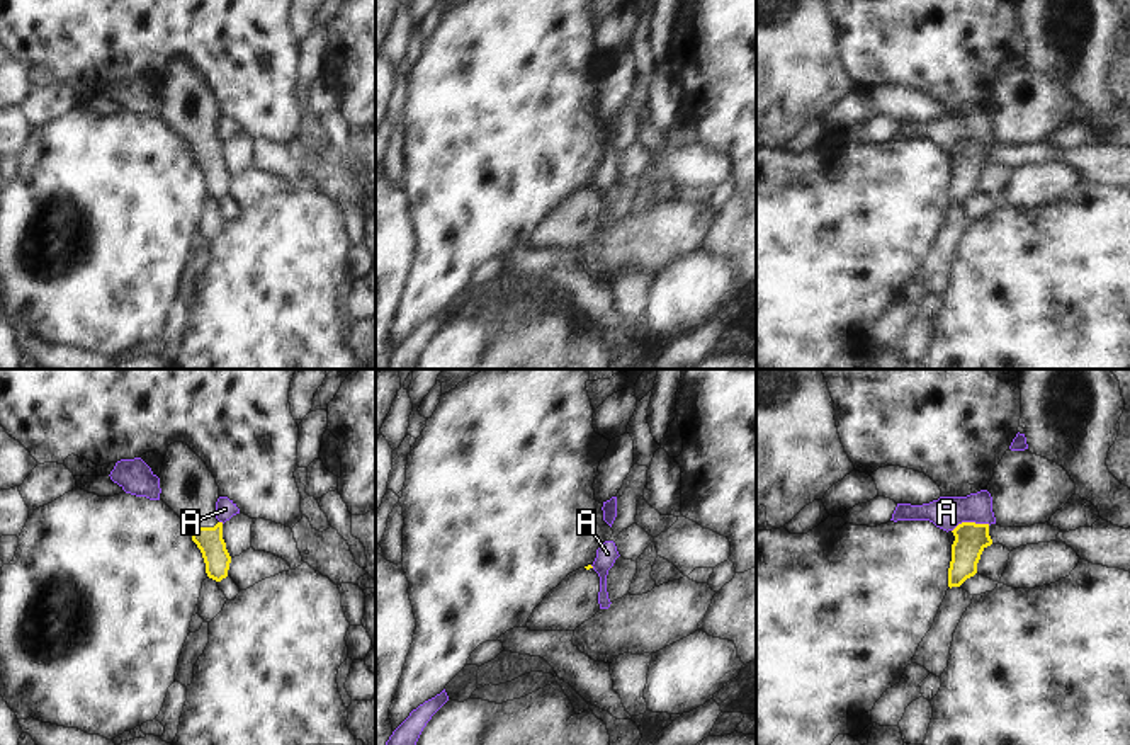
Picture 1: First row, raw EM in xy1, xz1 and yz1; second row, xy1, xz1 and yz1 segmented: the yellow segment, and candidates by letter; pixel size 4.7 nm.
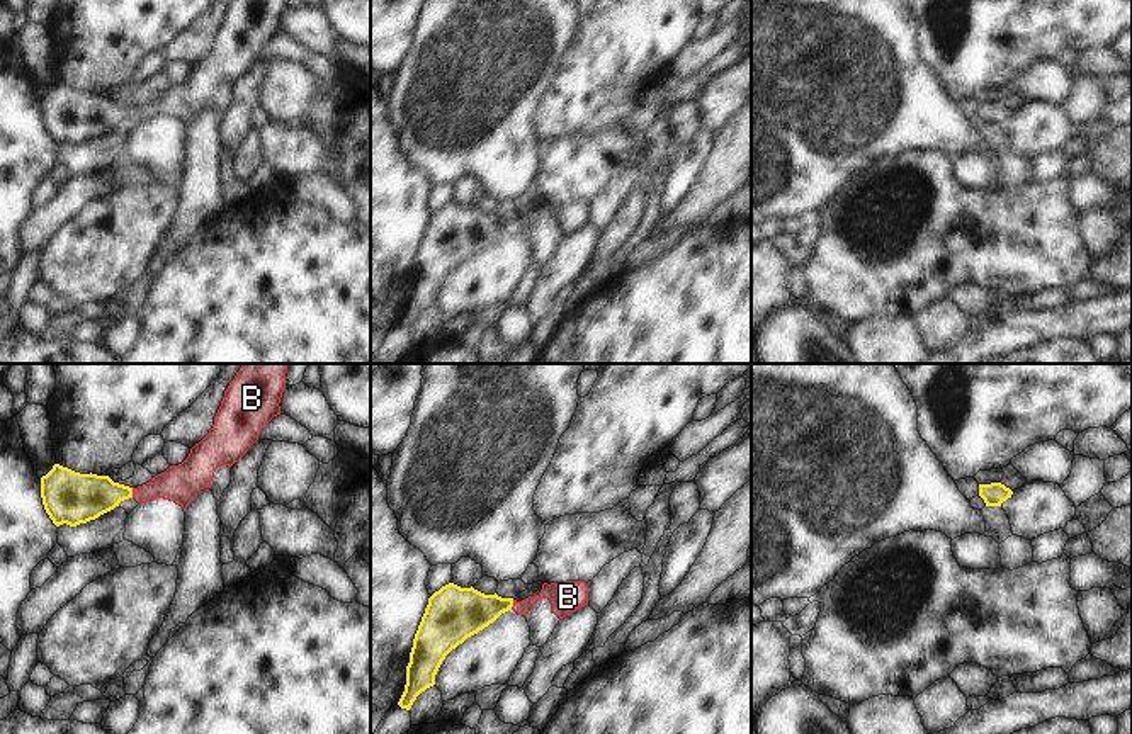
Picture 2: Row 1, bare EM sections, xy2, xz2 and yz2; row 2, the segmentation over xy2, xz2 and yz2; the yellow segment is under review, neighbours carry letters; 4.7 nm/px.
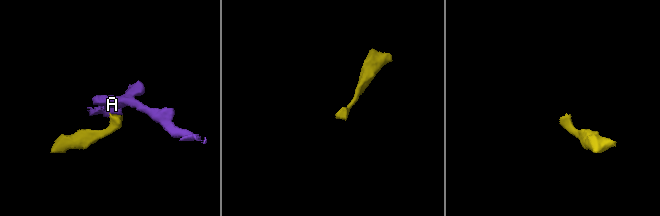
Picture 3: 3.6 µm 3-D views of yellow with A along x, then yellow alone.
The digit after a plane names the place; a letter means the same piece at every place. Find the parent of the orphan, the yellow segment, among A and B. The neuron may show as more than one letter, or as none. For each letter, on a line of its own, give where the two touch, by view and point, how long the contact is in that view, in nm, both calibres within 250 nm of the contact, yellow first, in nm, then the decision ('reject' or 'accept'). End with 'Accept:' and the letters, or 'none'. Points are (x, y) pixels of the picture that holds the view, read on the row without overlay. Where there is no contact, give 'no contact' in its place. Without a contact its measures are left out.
A: yz1 (971, 142) | 190 nm | 150/160 nm | reject
B: xy2 (131, 112) | 50 nm | 240/180 nm | accept
Accept: B

